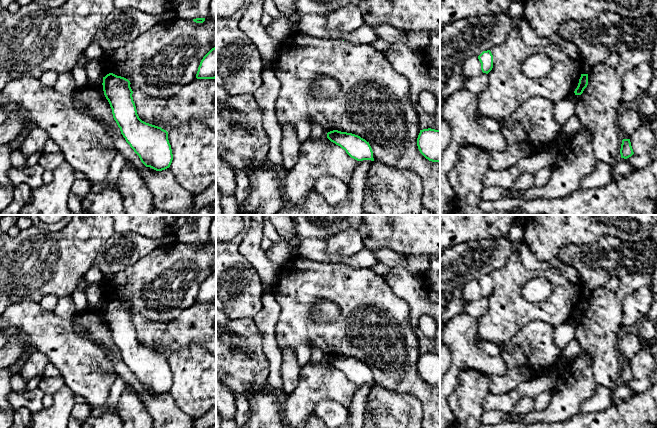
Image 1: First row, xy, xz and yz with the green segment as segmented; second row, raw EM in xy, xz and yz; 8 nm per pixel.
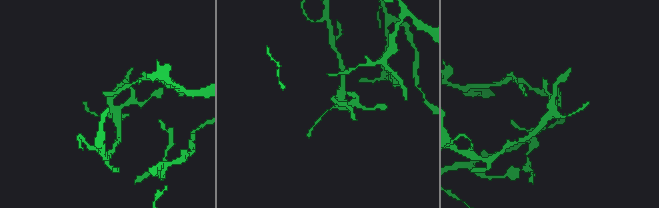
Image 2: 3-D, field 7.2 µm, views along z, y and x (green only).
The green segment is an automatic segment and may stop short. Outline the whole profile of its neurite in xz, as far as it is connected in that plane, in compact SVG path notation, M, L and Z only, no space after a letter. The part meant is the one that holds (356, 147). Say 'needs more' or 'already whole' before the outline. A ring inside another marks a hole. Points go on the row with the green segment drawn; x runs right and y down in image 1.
already whole; M333 130L327 133L327 138L344 149L351 158L357 161L374 161L373 151L369 142L358 135Z

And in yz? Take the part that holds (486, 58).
already whole; M490 50L483 51L478 59L481 63L481 70L483 73L488 74L493 68L493 55Z

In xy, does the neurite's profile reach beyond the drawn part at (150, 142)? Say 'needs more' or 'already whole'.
already whole

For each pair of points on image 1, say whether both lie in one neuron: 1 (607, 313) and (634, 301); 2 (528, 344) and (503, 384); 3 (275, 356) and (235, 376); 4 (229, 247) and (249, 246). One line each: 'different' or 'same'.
1: different
2: same
3: different
4: different

